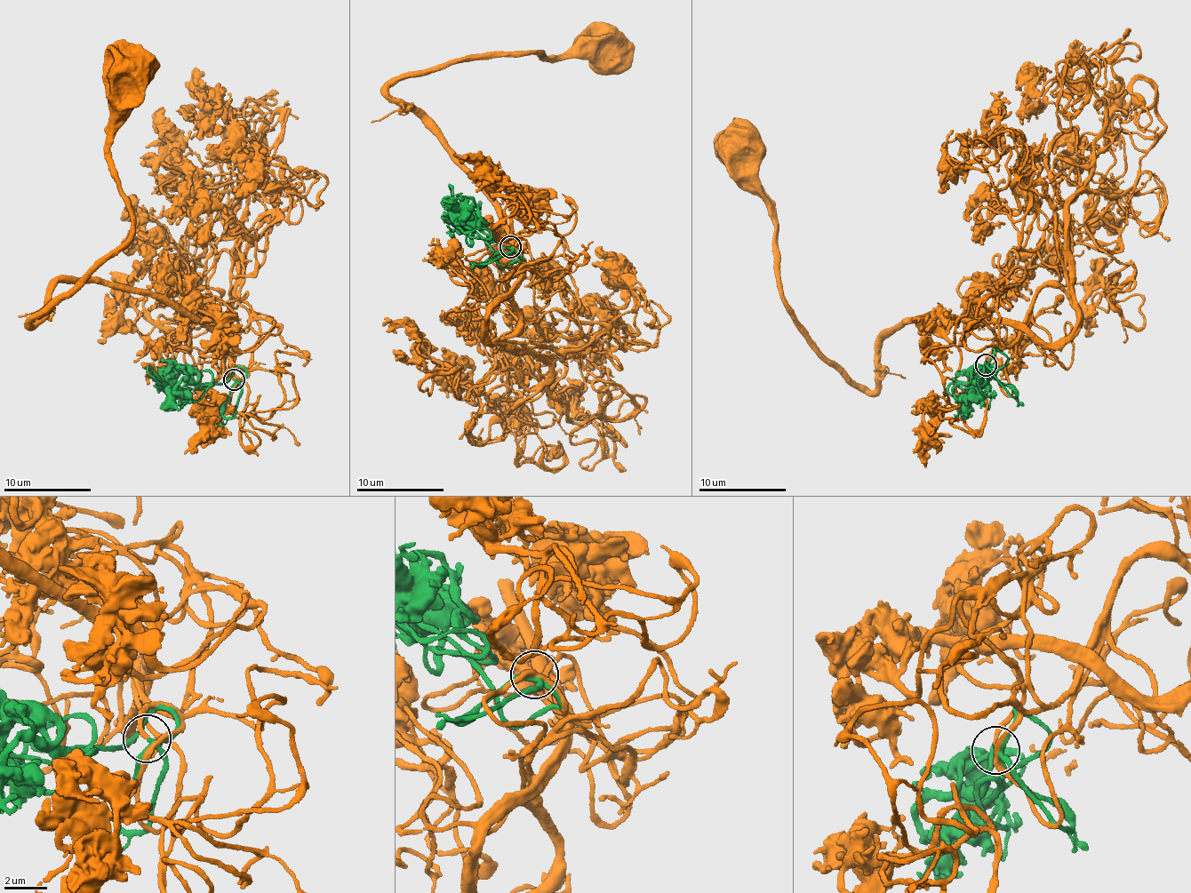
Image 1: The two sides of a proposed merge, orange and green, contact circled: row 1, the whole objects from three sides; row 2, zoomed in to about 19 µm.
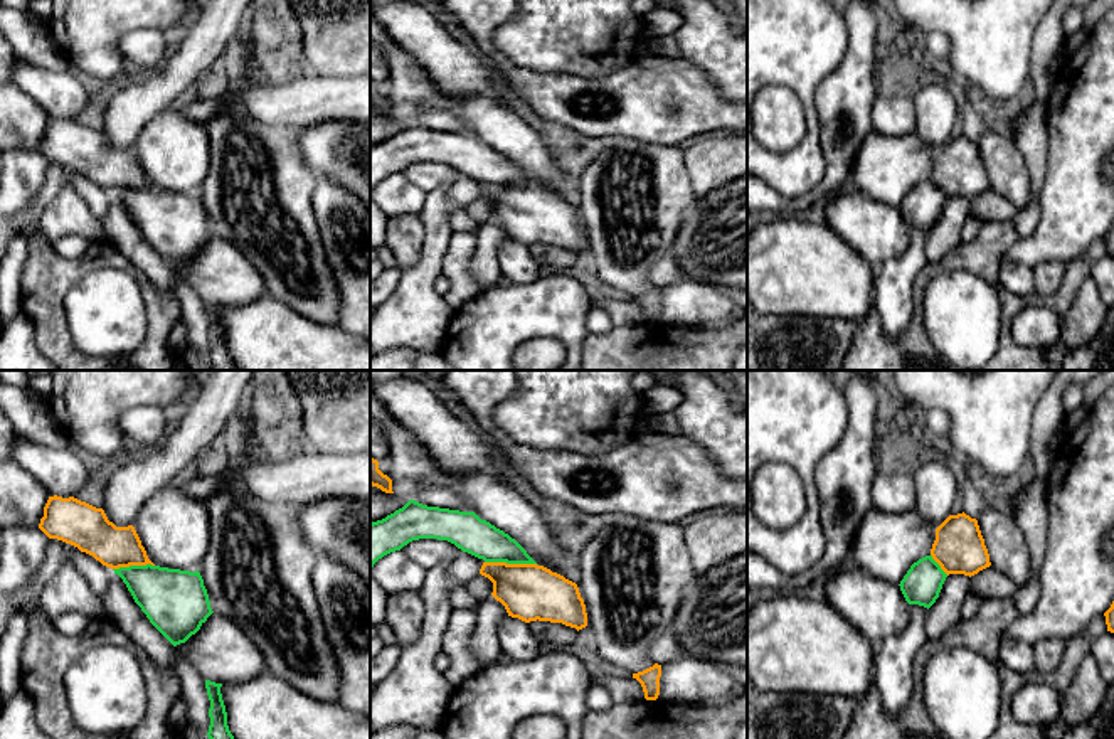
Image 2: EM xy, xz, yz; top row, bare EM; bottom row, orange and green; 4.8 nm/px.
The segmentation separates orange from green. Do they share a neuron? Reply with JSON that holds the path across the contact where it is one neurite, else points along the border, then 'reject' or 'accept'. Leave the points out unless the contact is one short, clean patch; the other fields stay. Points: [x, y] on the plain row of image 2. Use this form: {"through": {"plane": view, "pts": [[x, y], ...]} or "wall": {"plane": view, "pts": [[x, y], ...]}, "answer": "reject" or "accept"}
{"answer": "accept"}

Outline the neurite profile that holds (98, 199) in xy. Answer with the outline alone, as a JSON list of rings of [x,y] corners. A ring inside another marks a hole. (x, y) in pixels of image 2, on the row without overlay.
[[[81,173],[71,177],[71,189],[86,200],[99,221],[104,219],[108,207],[114,197],[111,190],[103,189],[93,178]]]

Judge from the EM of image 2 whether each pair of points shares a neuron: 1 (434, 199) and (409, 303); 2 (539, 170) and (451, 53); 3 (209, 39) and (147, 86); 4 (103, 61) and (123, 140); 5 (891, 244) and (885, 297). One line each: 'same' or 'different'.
1: same
2: different
3: same
4: different
5: different

